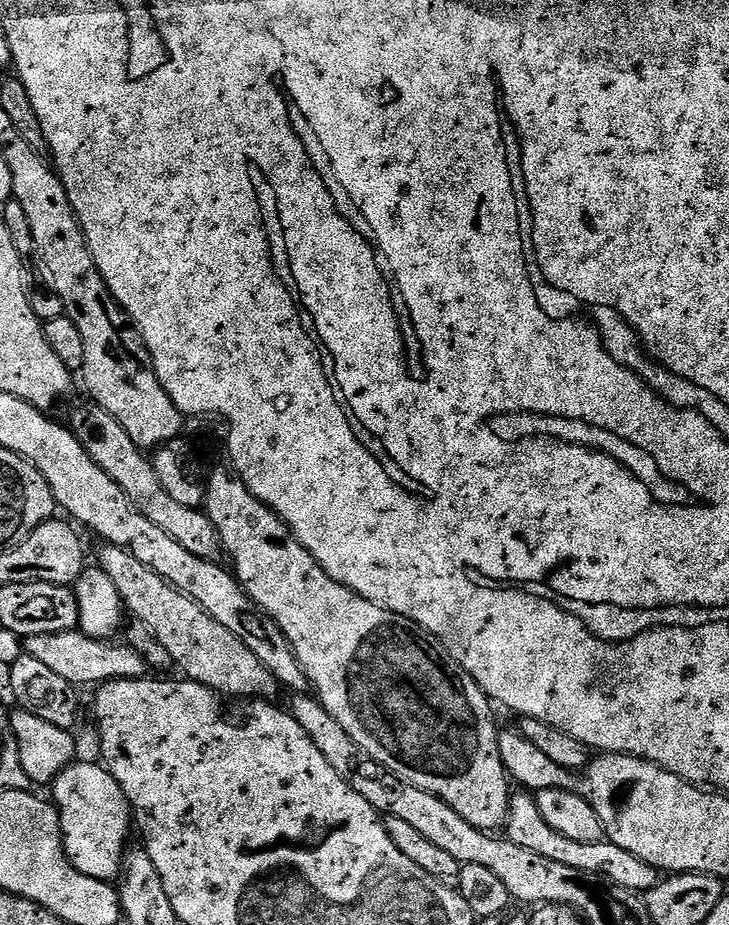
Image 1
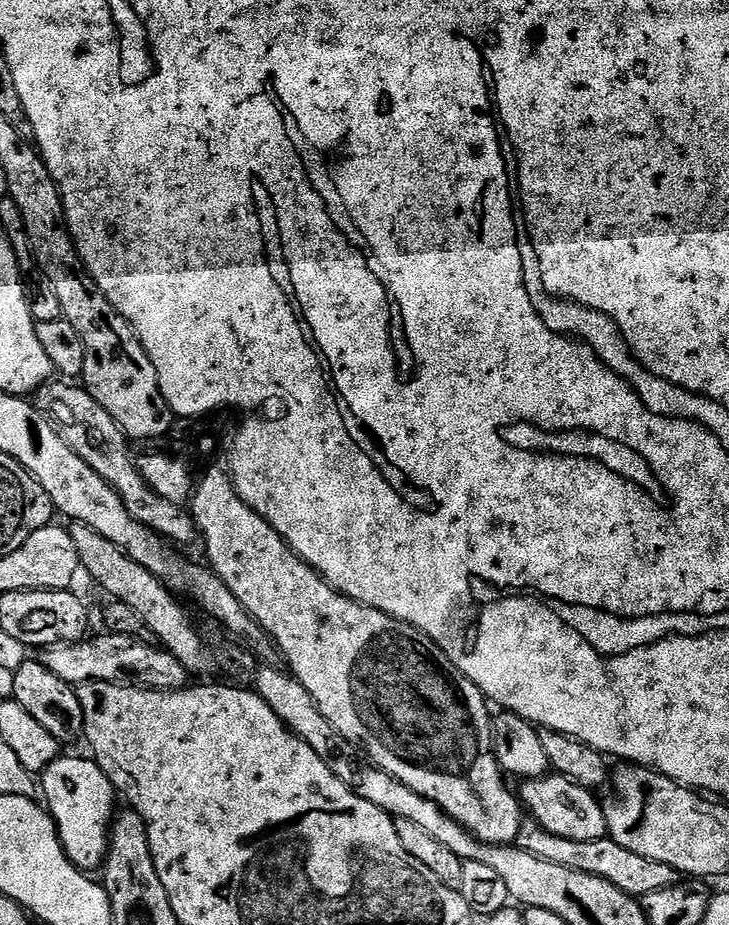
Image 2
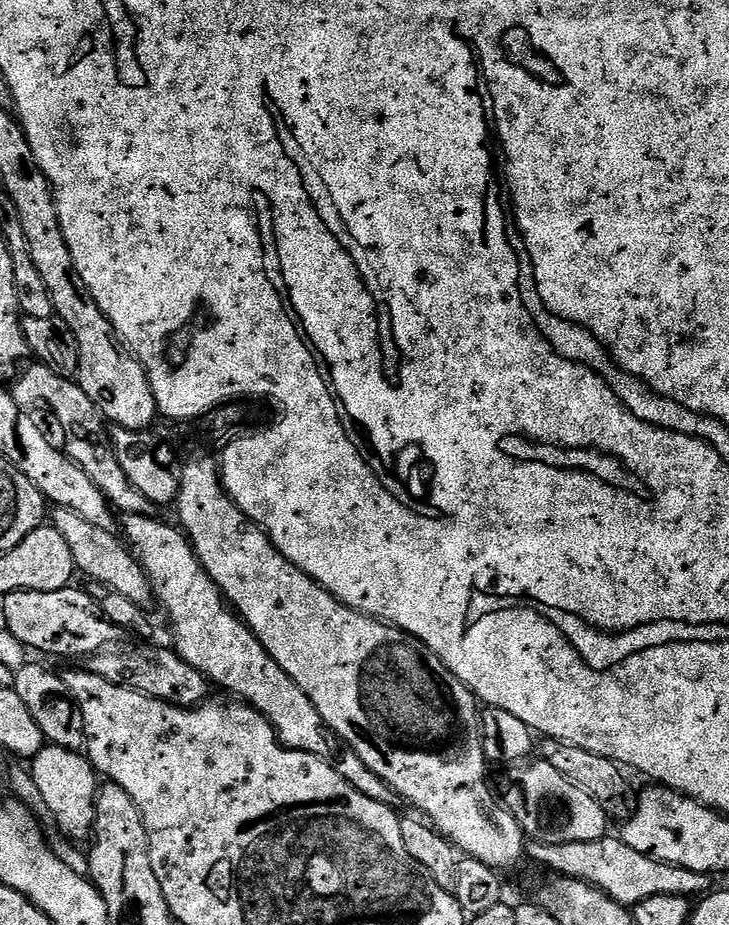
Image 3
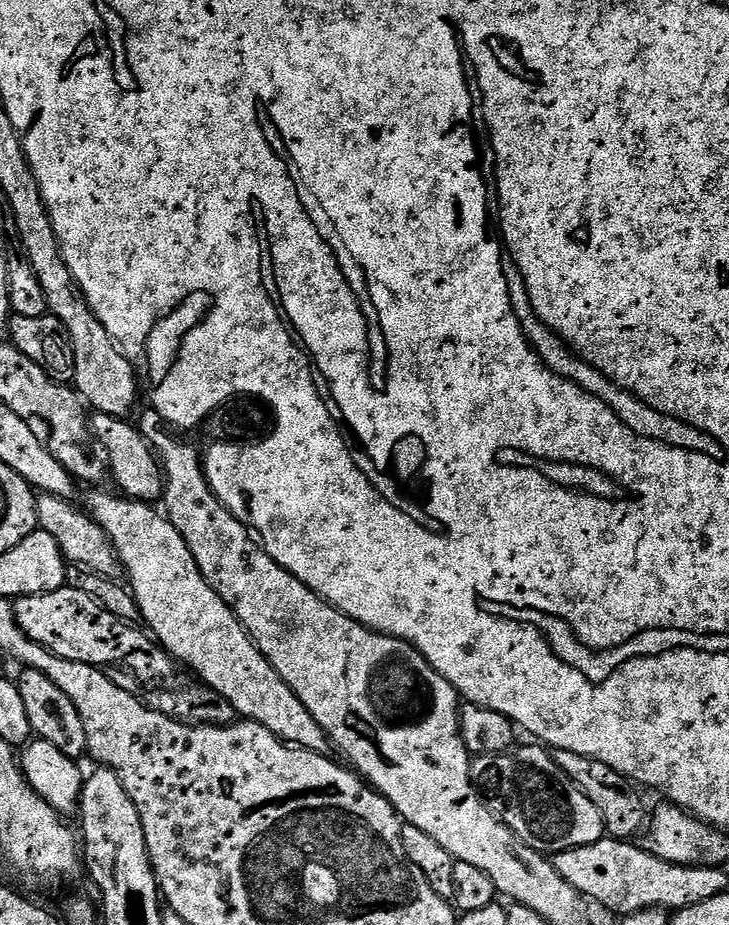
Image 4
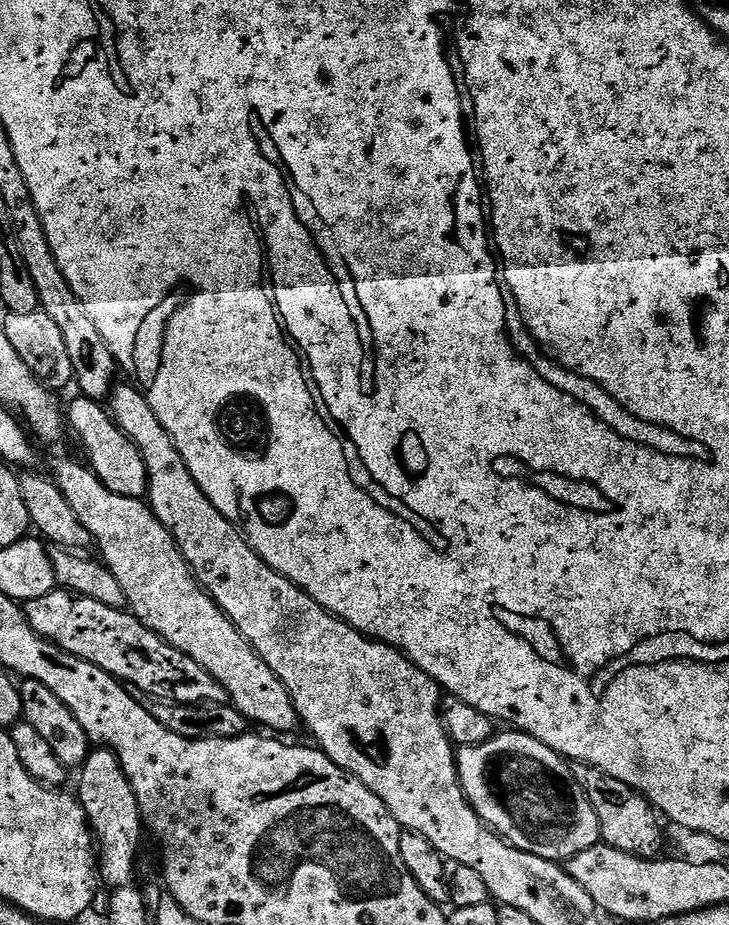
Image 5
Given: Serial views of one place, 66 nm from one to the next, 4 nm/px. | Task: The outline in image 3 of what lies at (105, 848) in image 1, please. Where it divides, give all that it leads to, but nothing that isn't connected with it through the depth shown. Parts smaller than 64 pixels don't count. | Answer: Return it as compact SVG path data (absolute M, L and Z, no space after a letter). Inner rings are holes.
M46 746L30 762L30 771L34 778L34 786L38 786L38 794L42 794L42 802L46 802L48 816L56 819L56 824L72 840L87 841L92 834L92 815L96 809L98 791L98 773L88 761L87 755L71 752L65 748Z

